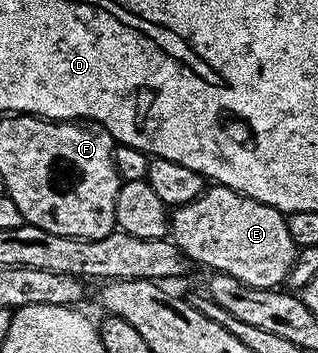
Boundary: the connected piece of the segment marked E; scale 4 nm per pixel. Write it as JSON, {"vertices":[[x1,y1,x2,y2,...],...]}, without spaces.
{"vertices":[[211,186,204,191,203,195,198,196,193,202,182,204,180,208,174,209,169,216,169,236,170,239,178,246,187,257,188,261,204,264,205,267,211,268,212,273,224,272,233,278,237,278,241,282,245,282,250,288,279,288,286,281,287,276,291,272,291,267,295,261,296,247,292,236,289,235,289,226,287,225,287,217,284,213,277,211,273,206,265,206,265,202,257,202,253,198,243,196,239,192,233,191,231,188,222,186]]}

